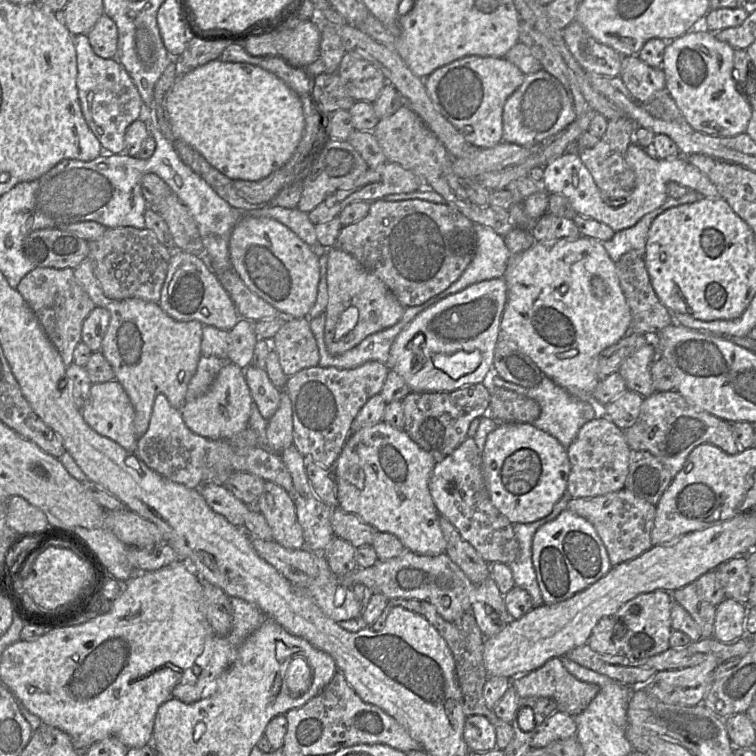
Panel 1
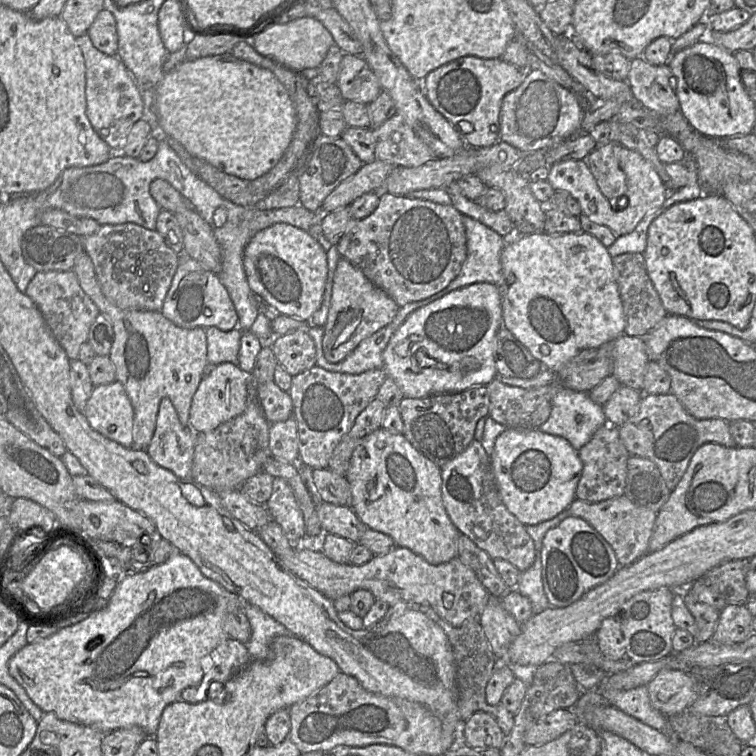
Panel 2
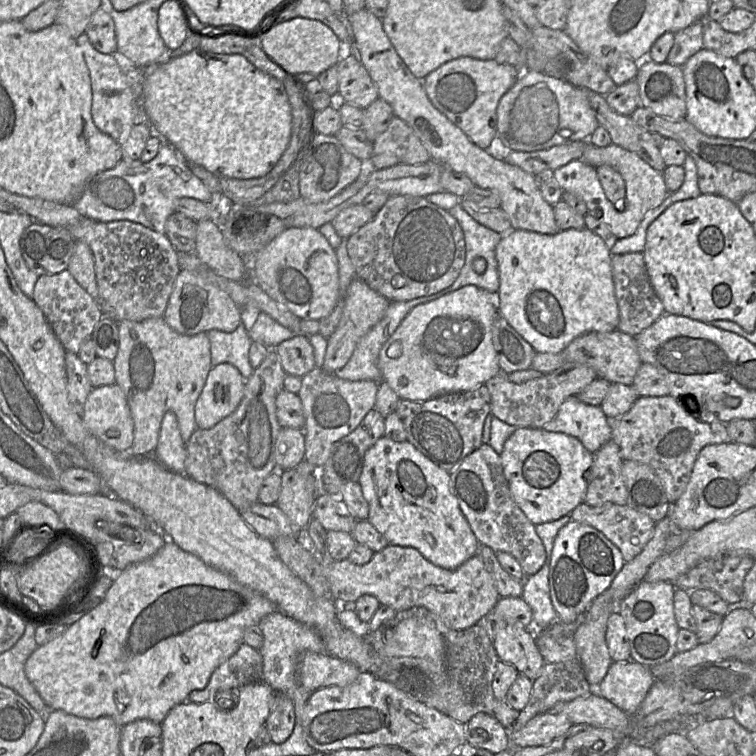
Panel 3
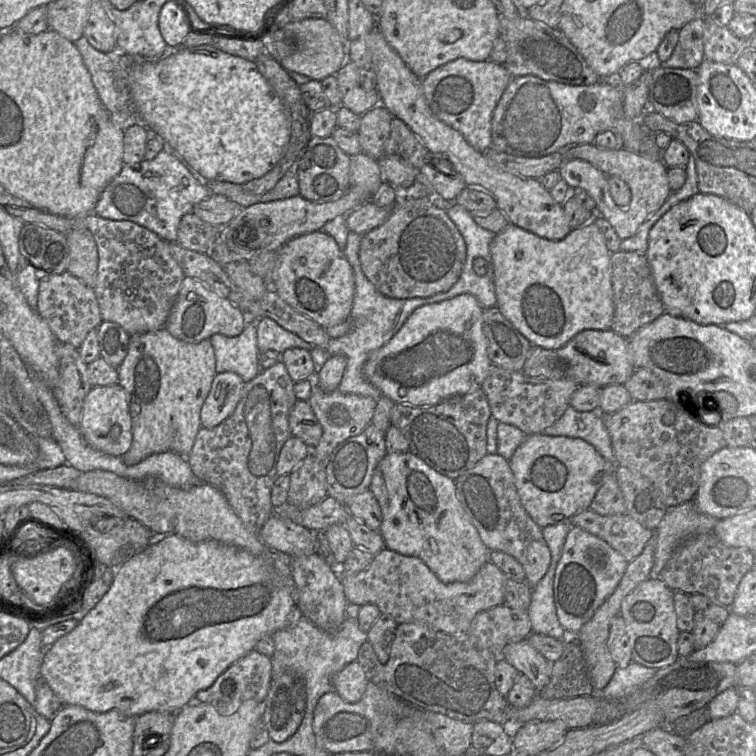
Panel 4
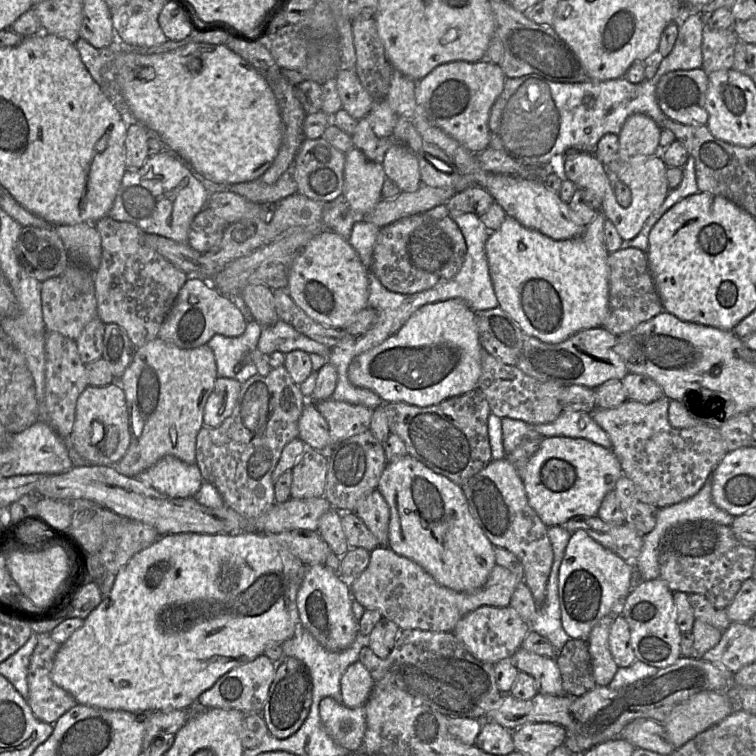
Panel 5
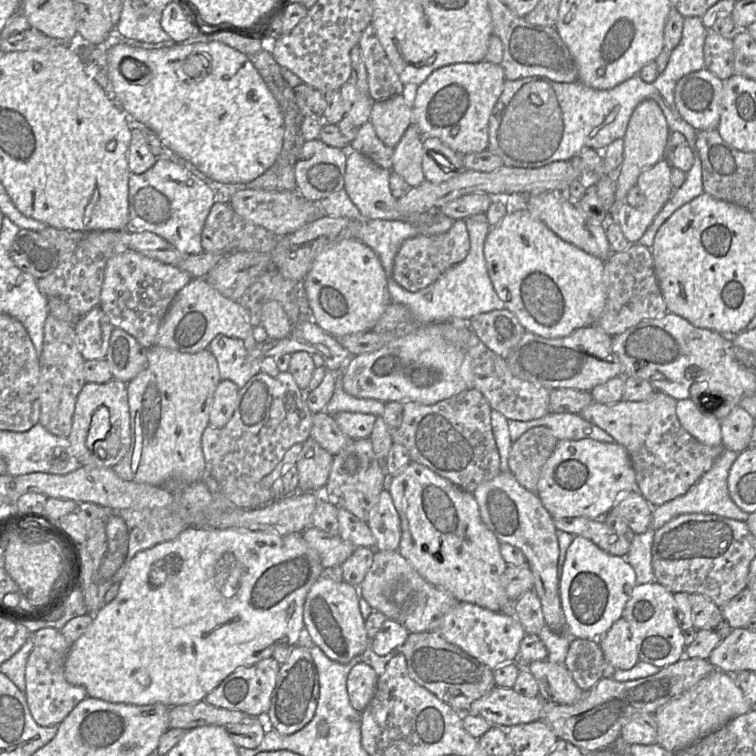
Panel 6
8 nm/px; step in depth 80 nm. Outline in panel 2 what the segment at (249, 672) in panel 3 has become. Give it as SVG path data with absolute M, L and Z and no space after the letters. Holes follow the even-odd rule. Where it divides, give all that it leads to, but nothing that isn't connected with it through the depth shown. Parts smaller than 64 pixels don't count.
M226 639L209 655L201 659L204 676L193 694L193 703L208 700L208 690L212 683L224 684L240 673L252 658L246 645L238 640Z

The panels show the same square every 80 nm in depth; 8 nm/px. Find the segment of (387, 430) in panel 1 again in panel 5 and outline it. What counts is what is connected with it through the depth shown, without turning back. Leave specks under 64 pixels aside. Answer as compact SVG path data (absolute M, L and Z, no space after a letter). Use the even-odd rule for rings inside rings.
M406 455L387 463L377 486L390 508L387 547L420 565L433 579L457 592L473 592L482 588L496 565L495 546L473 517L462 488L447 477Z

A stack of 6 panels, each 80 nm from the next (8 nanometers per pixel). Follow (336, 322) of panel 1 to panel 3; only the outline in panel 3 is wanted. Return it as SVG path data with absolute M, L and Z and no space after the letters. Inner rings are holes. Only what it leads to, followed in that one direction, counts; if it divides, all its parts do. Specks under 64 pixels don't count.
M362 279L352 280L342 298L343 310L334 332L327 338L327 348L322 369L334 373L343 368L351 358L359 340L384 316L390 301L373 290Z

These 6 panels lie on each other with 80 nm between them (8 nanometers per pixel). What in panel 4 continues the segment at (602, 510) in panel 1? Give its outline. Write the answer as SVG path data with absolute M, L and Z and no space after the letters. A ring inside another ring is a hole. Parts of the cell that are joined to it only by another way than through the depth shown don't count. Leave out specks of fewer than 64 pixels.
M586 509L571 518L571 525L578 526L607 542L629 563L637 558L654 531L641 525L629 514L600 515Z

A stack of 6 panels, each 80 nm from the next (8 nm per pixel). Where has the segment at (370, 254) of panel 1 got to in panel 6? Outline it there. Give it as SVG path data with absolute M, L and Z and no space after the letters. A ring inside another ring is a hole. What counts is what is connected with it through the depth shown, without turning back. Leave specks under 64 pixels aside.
M455 220L451 228L445 233L431 236L419 234L415 237L406 239L402 243L398 253L394 258L391 278L405 290L410 292L417 292L435 282L449 268L463 261L467 256L469 249L470 240L465 221Z

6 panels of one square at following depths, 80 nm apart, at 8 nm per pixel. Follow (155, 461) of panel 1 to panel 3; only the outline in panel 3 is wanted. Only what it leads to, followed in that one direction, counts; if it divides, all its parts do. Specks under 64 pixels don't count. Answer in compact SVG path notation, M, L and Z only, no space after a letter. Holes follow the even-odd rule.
M172 411L163 416L153 457L170 471L185 473L186 442L181 437L177 417Z

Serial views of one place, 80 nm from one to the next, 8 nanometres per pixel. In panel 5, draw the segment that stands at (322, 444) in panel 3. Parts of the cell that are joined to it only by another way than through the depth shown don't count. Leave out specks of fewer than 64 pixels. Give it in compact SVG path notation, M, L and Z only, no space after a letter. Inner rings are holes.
M332 398L315 403L329 426L332 445L370 429L372 409Z

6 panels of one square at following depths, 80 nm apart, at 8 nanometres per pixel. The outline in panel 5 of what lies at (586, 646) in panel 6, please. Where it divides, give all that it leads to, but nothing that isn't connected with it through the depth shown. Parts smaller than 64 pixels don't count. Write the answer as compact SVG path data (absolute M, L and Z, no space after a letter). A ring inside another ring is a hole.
M570 639L555 660L560 670L564 694L579 697L597 686L586 640Z

